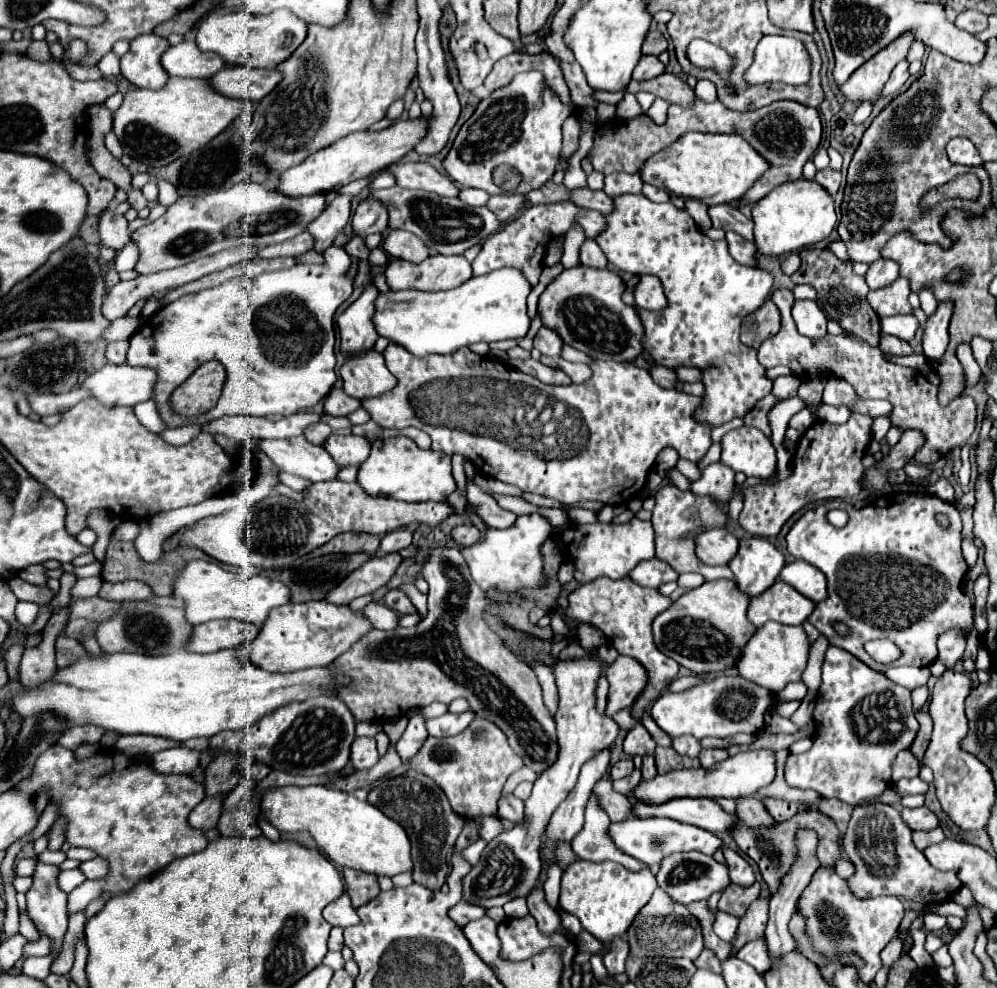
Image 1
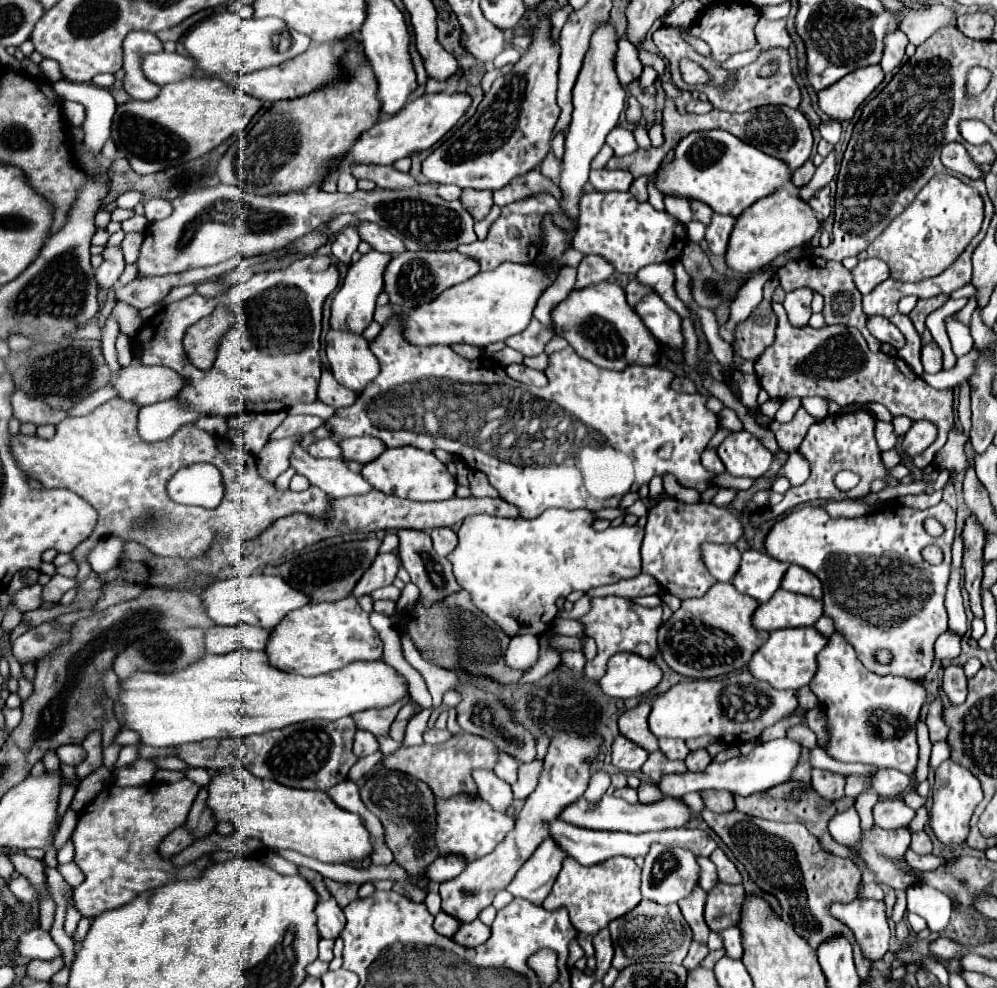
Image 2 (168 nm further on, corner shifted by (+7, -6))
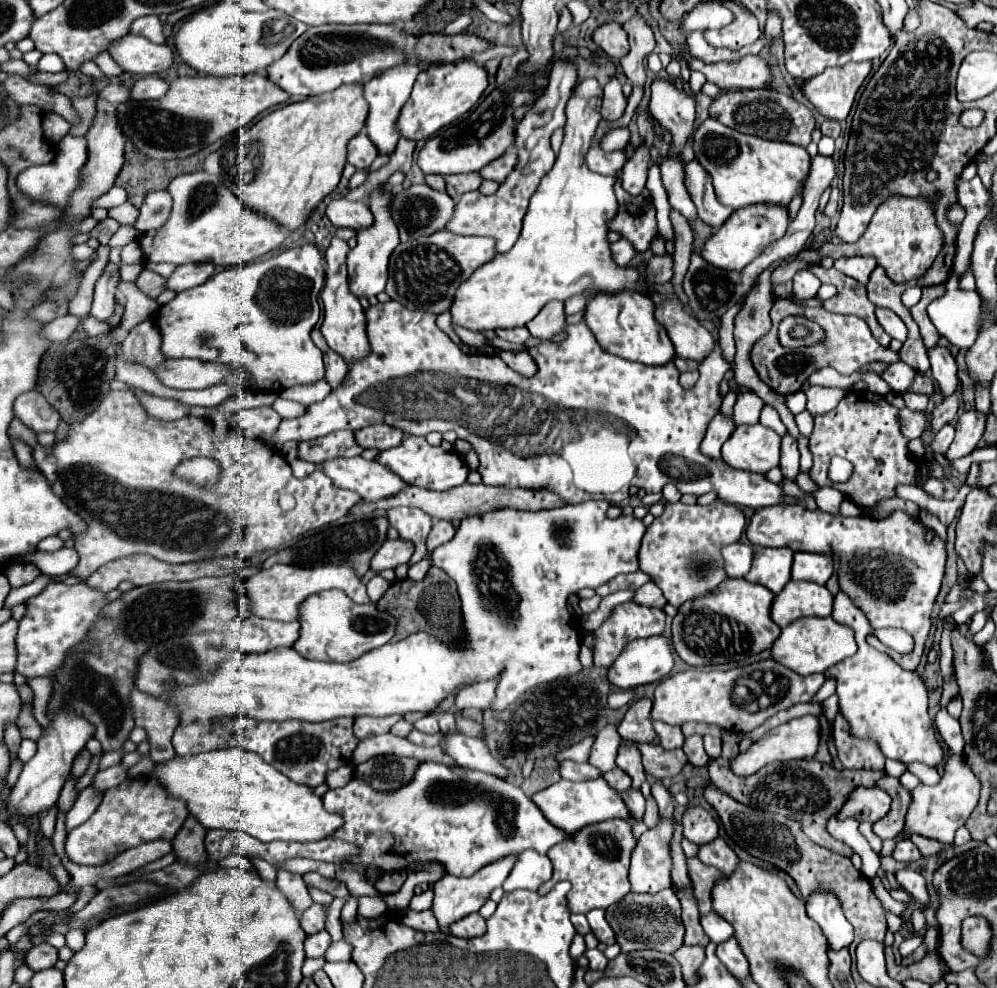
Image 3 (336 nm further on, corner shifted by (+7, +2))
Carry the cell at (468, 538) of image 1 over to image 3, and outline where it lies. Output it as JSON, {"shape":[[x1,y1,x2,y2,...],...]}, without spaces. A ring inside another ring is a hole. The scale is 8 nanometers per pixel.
{"shape":[[434,521,432,531,430,531,430,535,428,535,428,541,426,541,428,549,434,551,438,545,450,541,450,539,454,537,454,531,456,531,456,529,454,529,454,525,452,525,450,521]]}

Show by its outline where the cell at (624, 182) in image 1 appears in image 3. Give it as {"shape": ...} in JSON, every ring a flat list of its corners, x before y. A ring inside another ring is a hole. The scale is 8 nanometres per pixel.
{"shape":[[592,145,592,149,586,153,586,163,588,163,590,171,600,173,600,175,618,175,622,171,622,167,626,165,626,161,628,161,628,157,626,157,624,149,606,153,598,145]]}

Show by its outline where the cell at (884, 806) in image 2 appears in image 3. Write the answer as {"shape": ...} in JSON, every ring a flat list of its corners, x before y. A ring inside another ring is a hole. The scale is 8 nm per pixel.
{"shape":[[858,787,840,811,840,819,856,817,858,821,878,821,890,811,890,795,878,787]]}

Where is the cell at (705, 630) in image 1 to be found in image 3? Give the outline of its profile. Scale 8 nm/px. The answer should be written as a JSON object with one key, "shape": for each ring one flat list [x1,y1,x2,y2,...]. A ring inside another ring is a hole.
{"shape":[[746,579,722,581,714,593,706,593,678,607,672,619,672,647,678,657,692,667,710,667,720,663,736,663,744,657,762,653,780,635,780,627,770,619,770,603,774,593]]}

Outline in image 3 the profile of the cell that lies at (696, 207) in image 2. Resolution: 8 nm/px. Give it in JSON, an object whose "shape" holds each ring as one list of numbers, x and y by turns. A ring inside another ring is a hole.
{"shape":[[656,79,652,85,650,113,672,133,668,159,678,159,684,167,686,159,682,159,682,151,694,131,694,97,690,97,684,89,676,89,666,79]]}

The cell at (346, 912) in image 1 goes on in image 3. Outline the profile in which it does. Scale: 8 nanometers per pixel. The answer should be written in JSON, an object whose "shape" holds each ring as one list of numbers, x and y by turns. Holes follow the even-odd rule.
{"shape":[[314,903,314,905,310,905,310,907,302,913,300,925,302,925,302,929,306,931,306,935,312,935,312,933,318,933,318,931,324,929,326,919,328,919,328,915,326,915,326,905]]}

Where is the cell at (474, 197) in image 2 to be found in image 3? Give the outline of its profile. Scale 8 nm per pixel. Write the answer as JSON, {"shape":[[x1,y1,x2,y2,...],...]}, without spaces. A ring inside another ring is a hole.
{"shape":[[462,173,462,175,446,175,446,191,452,199,468,193,468,191,478,191,482,185,482,177,478,173]]}

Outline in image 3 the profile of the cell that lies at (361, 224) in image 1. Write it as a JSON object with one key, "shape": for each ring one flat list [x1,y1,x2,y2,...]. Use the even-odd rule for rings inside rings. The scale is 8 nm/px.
{"shape":[[332,237,330,247,326,251,326,285,322,289,322,303,324,303,324,323,322,323,322,335,330,349,334,349,348,365,354,361,360,361,360,357,366,357,366,351,370,351,370,343,366,337,366,315,360,305,360,301,350,293,348,289,348,273,346,273,346,257,348,257,348,243,340,237]]}

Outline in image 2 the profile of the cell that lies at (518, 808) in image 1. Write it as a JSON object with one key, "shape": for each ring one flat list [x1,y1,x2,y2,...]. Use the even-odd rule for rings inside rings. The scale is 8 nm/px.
{"shape":[[474,769,472,777,478,785,480,797,490,803,498,811,506,811,512,805,512,787,504,779,500,779,494,771]]}

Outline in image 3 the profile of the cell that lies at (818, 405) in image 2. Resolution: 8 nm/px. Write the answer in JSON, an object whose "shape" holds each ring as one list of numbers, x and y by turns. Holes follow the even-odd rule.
{"shape":[[802,391,786,396,786,406,793,415,797,415,806,409,806,401,806,396]]}

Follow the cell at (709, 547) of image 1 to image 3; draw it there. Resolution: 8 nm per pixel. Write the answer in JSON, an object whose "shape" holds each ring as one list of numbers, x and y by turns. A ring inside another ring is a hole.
{"shape":[[734,543,722,547,724,569,728,577,744,577,752,565,752,549,744,543]]}

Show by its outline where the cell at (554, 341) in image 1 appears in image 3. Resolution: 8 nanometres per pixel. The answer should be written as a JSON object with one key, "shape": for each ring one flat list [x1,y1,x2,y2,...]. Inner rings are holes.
{"shape":[[514,327,514,329,498,329,496,335,510,343,526,343,530,337,530,331,526,327]]}

